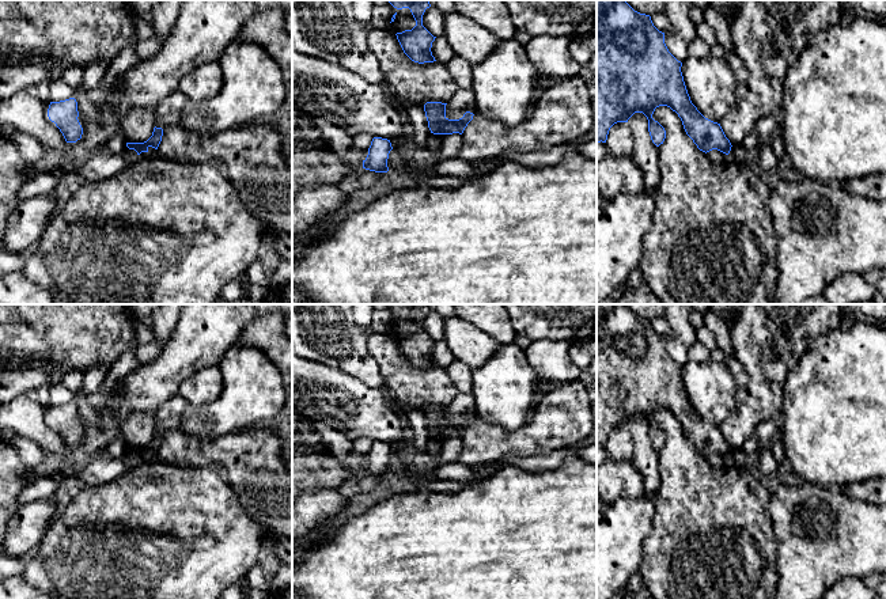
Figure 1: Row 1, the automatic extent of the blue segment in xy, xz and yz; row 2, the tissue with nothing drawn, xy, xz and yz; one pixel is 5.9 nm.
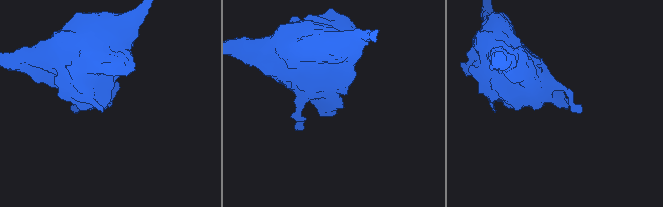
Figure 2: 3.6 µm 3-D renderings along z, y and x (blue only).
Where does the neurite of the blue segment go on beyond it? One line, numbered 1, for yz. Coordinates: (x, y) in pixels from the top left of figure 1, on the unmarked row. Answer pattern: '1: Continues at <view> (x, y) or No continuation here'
1: No continuation here

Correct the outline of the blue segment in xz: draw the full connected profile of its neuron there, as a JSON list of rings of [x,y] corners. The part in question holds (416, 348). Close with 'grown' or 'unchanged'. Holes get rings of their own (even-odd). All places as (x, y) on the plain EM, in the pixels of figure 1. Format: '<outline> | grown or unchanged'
[[[387,304],[394,312],[402,314],[409,312],[416,330],[412,334],[397,337],[397,344],[404,357],[414,367],[433,367],[436,365],[432,360],[431,352],[436,341],[433,341],[423,330],[423,319],[427,312],[431,311],[428,304]]] | unchanged

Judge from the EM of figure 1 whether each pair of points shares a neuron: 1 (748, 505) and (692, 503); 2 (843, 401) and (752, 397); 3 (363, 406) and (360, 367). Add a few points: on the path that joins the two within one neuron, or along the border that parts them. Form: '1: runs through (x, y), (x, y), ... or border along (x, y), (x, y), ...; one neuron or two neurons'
1: runs through (734, 505), (705, 505); one neuron
2: border along (792, 367), (784, 382), (784, 404), (782, 410); two neurons
3: border along (333, 367), (356, 376), (371, 387), (382, 389); two neurons

